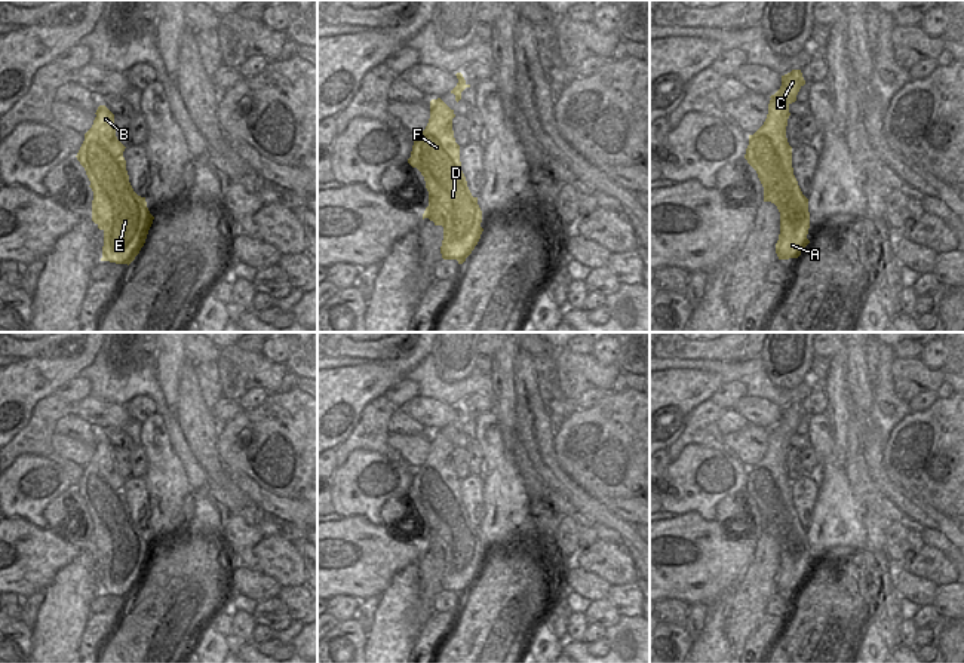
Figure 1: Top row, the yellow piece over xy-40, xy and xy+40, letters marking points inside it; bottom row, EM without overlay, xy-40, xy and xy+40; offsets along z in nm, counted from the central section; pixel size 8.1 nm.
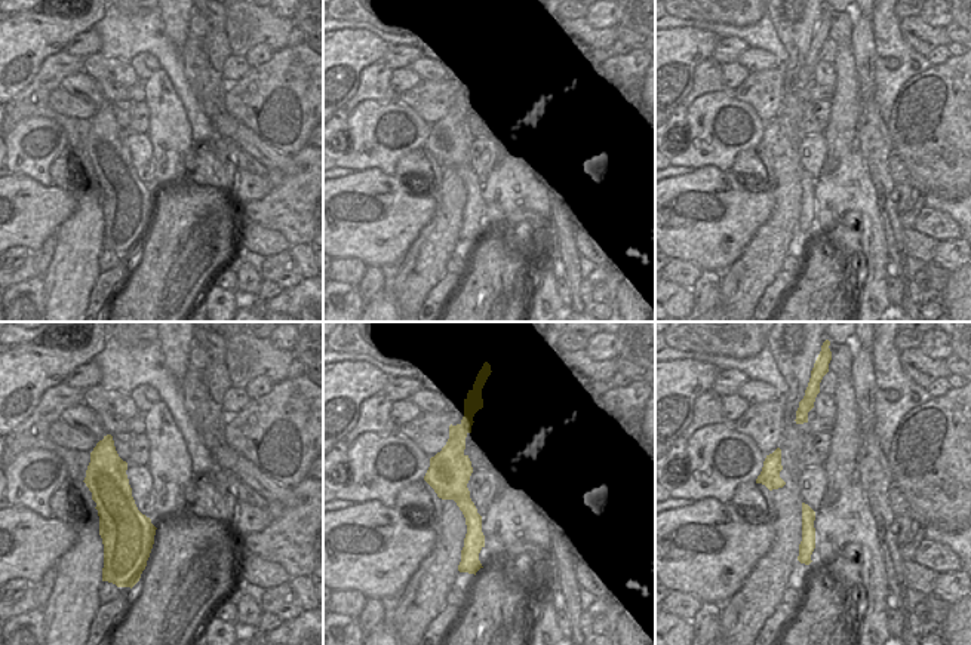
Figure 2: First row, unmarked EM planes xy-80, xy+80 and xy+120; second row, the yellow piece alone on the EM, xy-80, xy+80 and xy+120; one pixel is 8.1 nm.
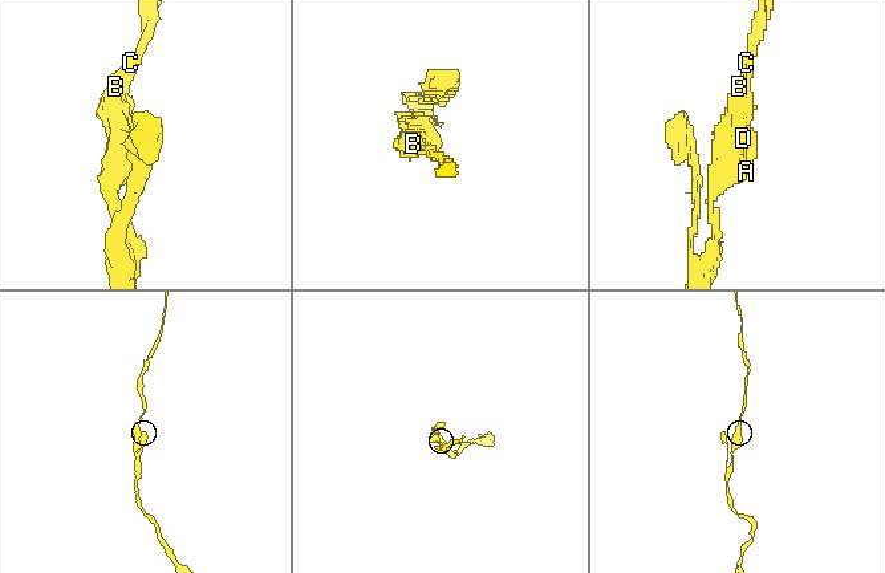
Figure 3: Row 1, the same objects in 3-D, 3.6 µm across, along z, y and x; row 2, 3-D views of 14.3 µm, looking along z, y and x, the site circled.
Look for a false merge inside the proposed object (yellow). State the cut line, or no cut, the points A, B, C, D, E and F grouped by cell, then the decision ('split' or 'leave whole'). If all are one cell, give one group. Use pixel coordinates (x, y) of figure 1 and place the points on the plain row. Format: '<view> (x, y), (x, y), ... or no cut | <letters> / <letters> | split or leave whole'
no cut | A B C D E F | leave whole

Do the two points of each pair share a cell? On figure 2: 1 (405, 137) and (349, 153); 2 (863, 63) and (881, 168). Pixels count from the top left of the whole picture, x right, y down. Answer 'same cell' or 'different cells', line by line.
1: same cell
2: same cell

